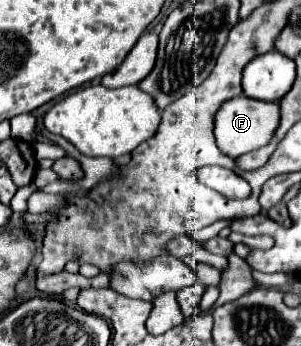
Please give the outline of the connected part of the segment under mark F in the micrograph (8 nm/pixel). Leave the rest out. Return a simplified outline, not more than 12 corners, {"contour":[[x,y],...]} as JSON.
{"contour":[[238,95],[214,117],[216,145],[232,159],[264,147],[278,103]]}

